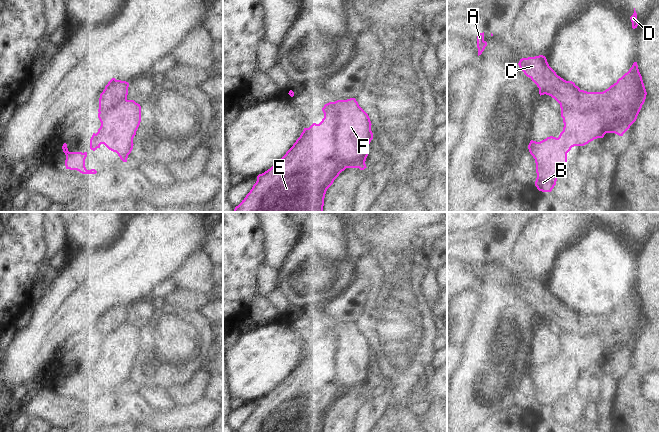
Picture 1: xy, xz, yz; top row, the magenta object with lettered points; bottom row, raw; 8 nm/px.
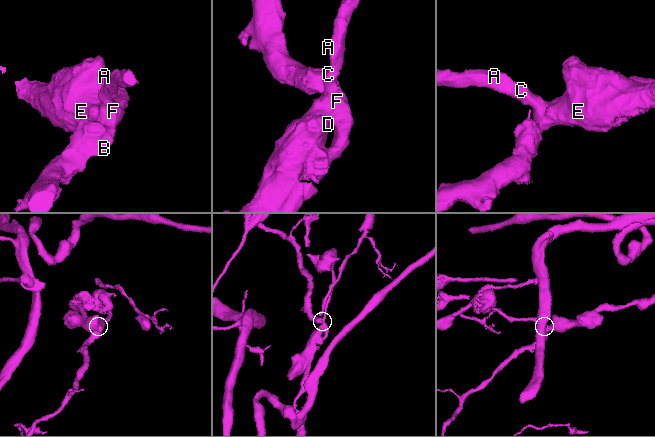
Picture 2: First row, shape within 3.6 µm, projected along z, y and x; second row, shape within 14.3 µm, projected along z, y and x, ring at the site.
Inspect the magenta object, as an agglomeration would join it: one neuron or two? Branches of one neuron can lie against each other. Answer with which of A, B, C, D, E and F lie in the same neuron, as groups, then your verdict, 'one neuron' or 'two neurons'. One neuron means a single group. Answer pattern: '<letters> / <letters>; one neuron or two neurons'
A C D E / B F; two neurons

